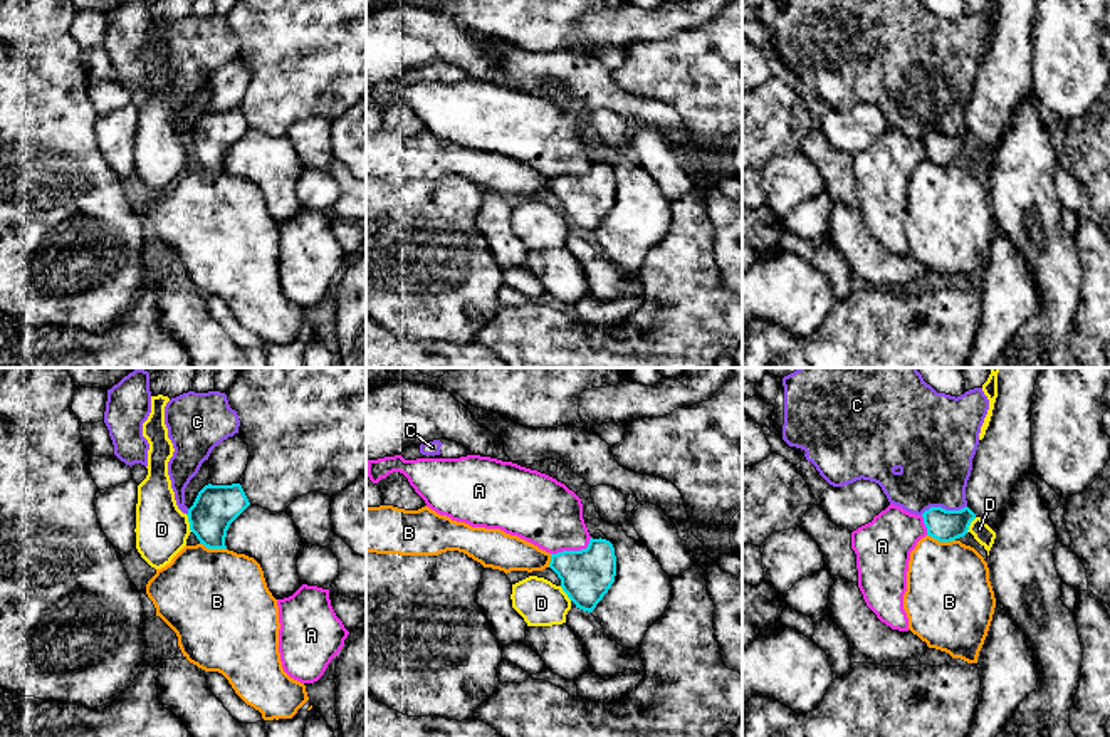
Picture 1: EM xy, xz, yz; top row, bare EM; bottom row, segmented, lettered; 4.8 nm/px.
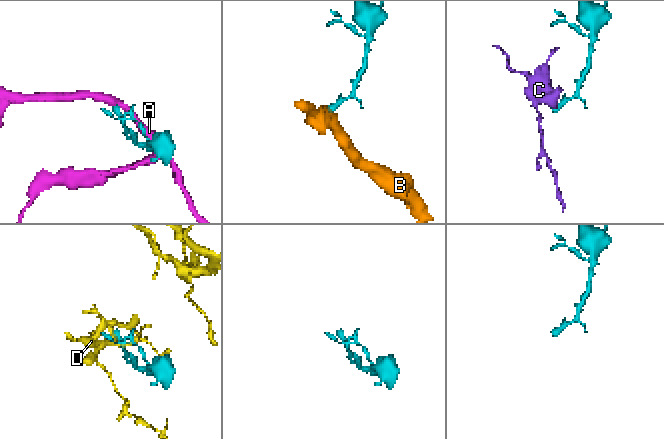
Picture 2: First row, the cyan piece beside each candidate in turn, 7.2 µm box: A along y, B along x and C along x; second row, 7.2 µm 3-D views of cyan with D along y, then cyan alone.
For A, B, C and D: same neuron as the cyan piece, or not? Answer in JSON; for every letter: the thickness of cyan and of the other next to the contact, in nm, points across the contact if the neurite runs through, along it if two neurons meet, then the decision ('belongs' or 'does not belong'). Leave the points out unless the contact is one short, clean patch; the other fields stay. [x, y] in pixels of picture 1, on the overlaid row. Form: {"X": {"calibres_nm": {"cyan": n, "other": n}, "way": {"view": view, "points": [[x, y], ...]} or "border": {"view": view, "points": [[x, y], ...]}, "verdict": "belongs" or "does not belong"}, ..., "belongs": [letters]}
{"A": {"calibres_nm": {"cyan": 240, "other": 320}, "border": {"view": "xz", "points": [[591, 538], [585, 548], [563, 549], [551, 554]]}, "verdict": "does not belong"}, "B": {"calibres_nm": {"cyan": 150, "other": 400}, "border": {"view": "yz", "points": [[927, 534], [939, 541], [954, 541]]}, "verdict": "does not belong"}, "C": {"calibres_nm": {"cyan": 150, "other": 360}, "border": {"view": "yz", "points": [[966, 506], [959, 509], [929, 507], [921, 514]]}, "verdict": "does not belong"}, "D": {"calibres_nm": {"cyan": 220, "other": 260}, "verdict": "does not belong"}, "belongs": []}

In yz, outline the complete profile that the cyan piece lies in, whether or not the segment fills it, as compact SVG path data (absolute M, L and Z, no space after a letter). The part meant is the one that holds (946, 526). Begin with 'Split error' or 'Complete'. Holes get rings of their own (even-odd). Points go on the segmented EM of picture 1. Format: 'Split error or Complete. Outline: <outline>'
Complete. Outline: M930 507L922 514L922 517L927 527L927 536L937 539L939 542L950 542L967 534L976 514L969 507L961 510Z

